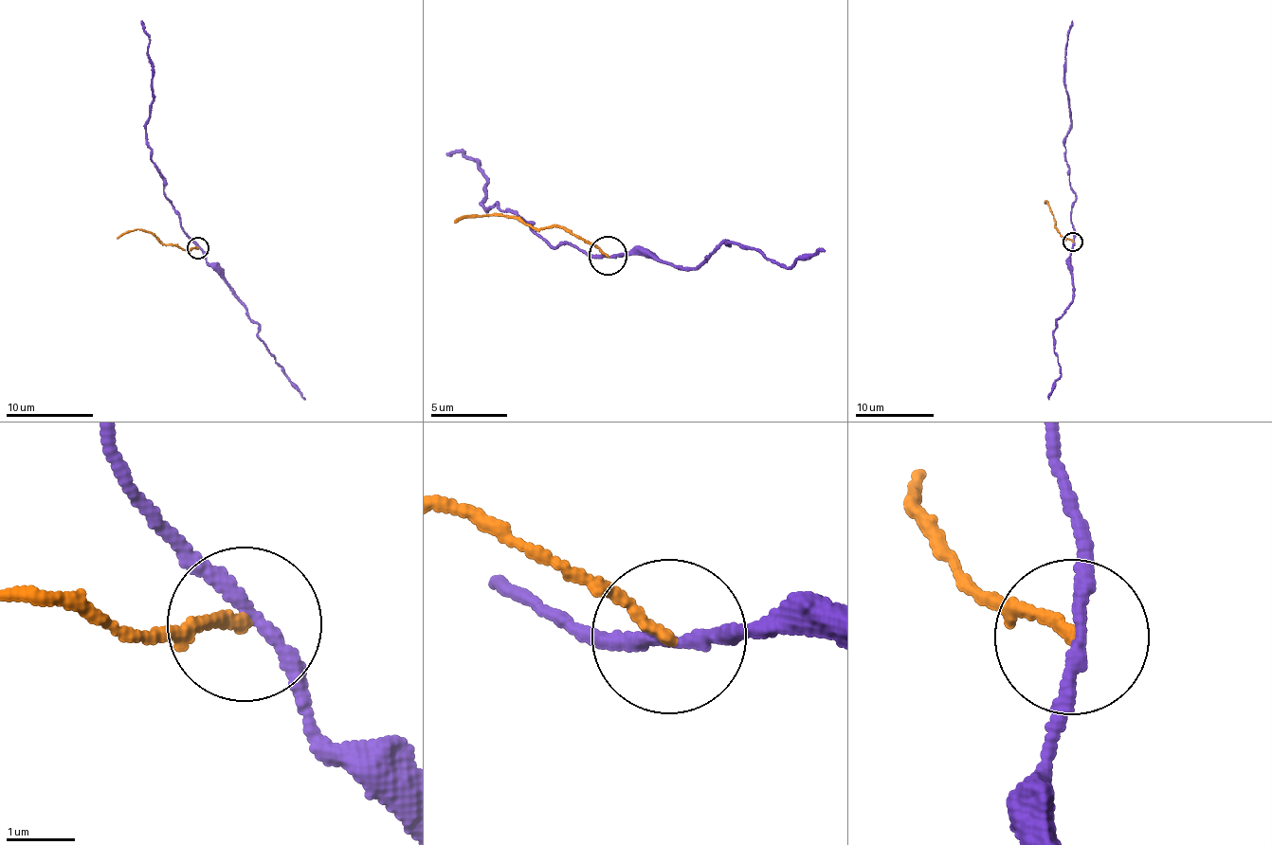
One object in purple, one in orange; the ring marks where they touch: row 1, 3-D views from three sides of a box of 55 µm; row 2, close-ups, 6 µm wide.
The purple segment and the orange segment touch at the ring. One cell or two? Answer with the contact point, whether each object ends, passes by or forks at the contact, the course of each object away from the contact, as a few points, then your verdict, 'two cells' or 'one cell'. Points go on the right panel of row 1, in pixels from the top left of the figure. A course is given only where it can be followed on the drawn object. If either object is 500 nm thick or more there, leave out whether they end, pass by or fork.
at (1073, 242); purple passes by; orange ends there; purple runs (1073, 242), (1071, 208), (1076, 194), (1068, 181), (1065, 148), (1070, 126), (1065, 56), (1072, 21); orange runs (1073, 242), (1063, 238), (1057, 230), (1046, 203); two cells

